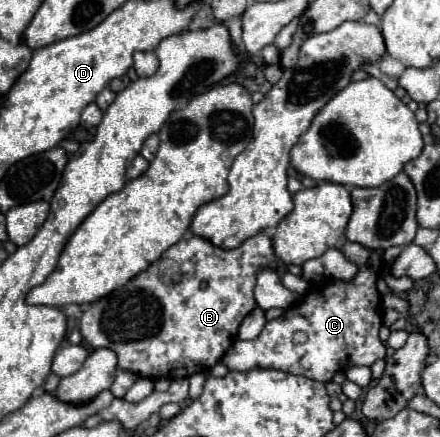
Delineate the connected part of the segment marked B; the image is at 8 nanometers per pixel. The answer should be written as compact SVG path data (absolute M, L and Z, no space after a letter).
M265 234L247 238L235 250L215 248L211 242L197 236L185 236L175 246L163 252L147 270L131 278L125 288L113 290L109 296L91 302L79 320L79 330L83 340L91 348L109 348L117 354L117 368L129 370L139 378L149 380L177 380L189 378L197 372L213 368L227 348L237 338L237 328L241 320L257 306L253 298L255 274L259 268L275 268L275 254L271 240Z

